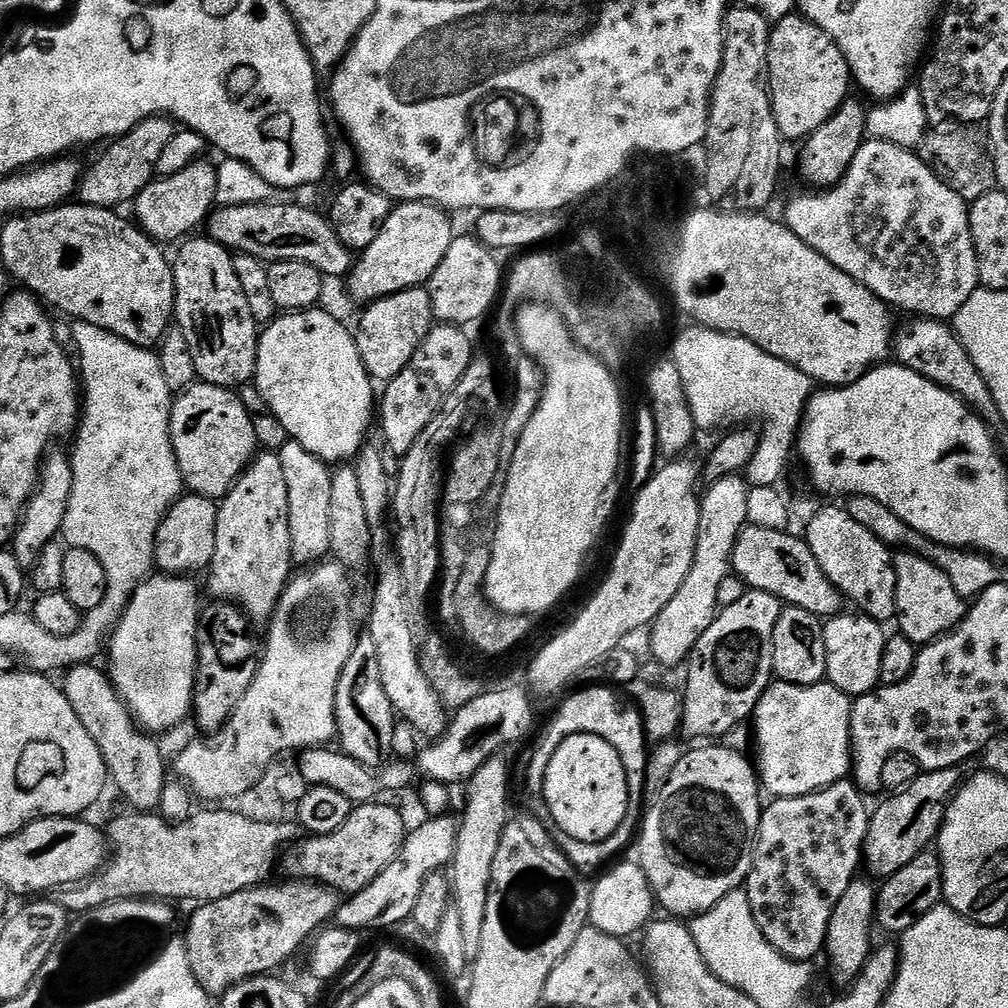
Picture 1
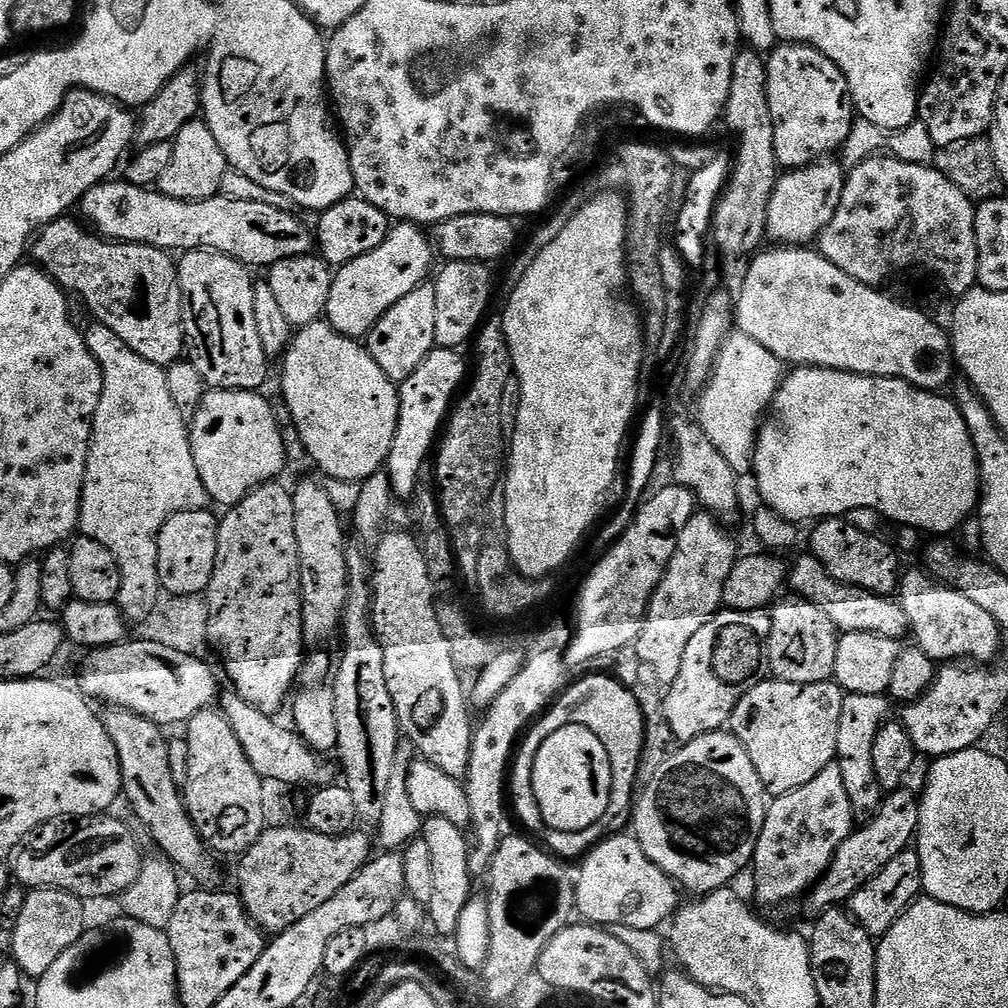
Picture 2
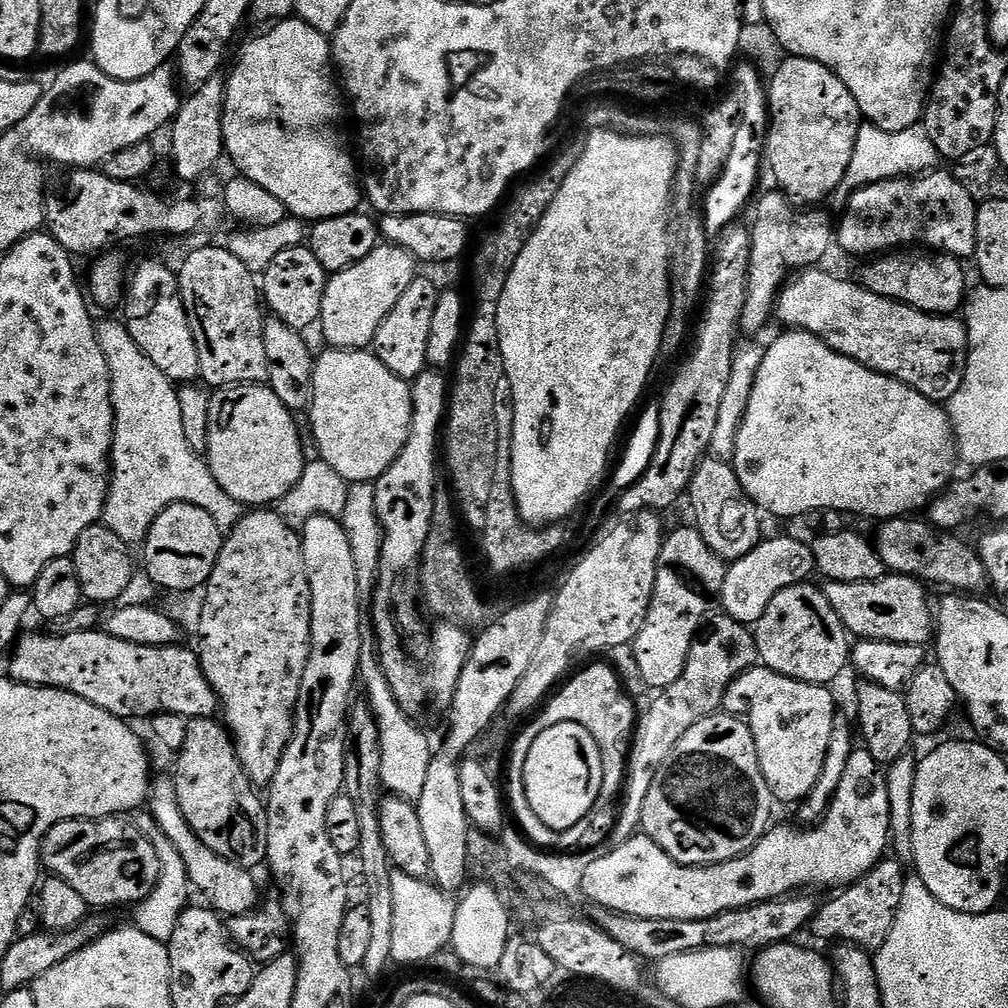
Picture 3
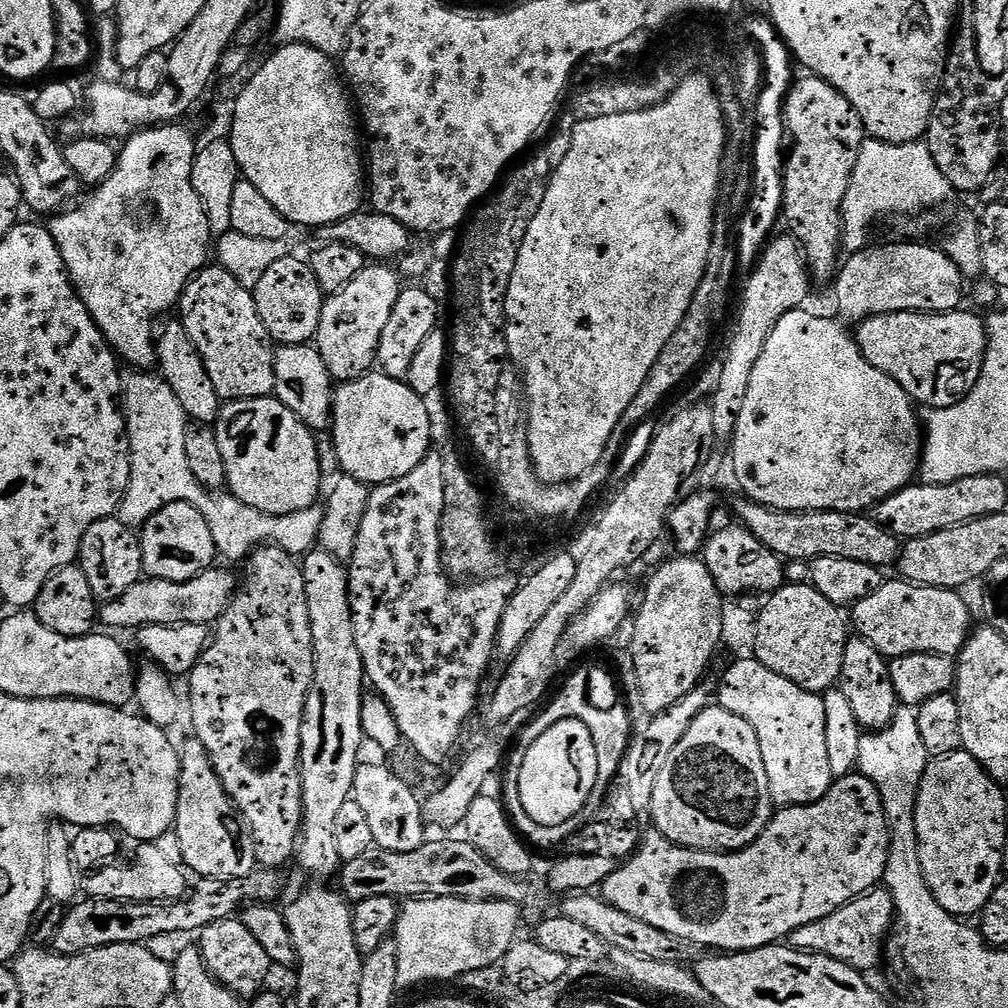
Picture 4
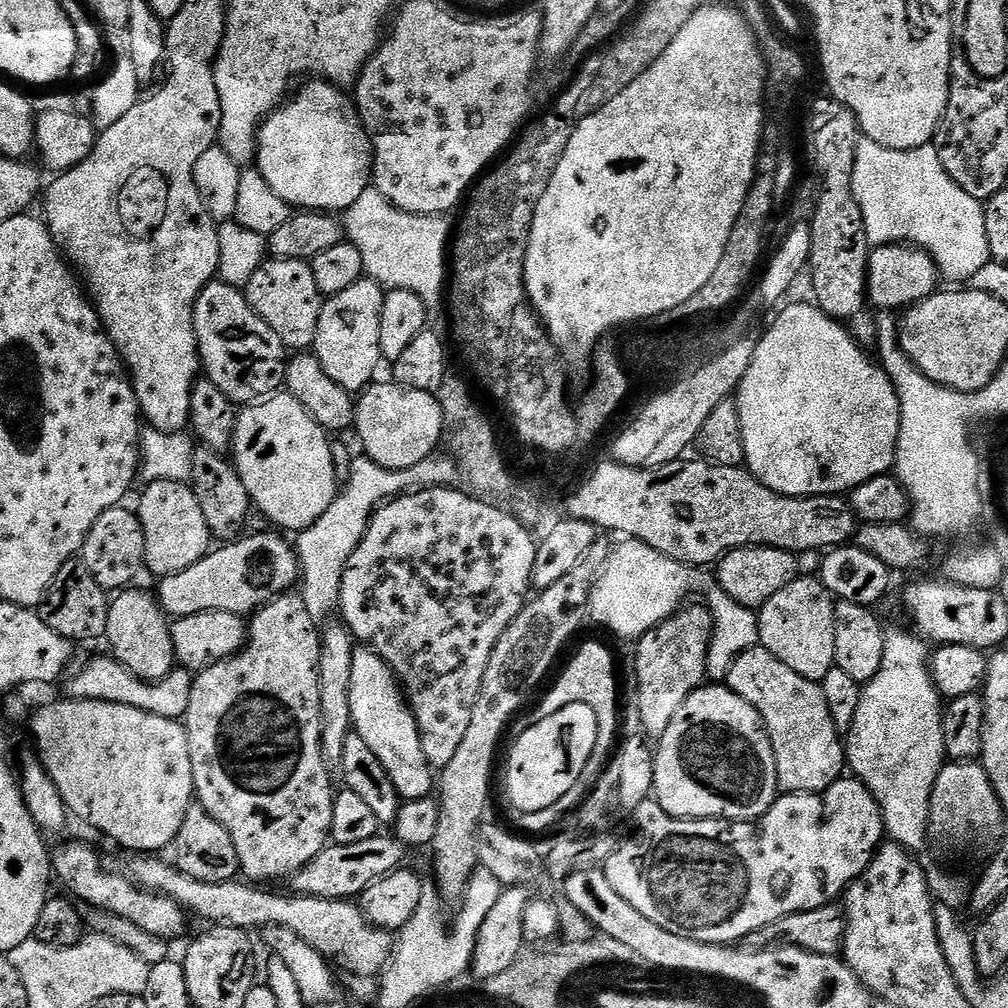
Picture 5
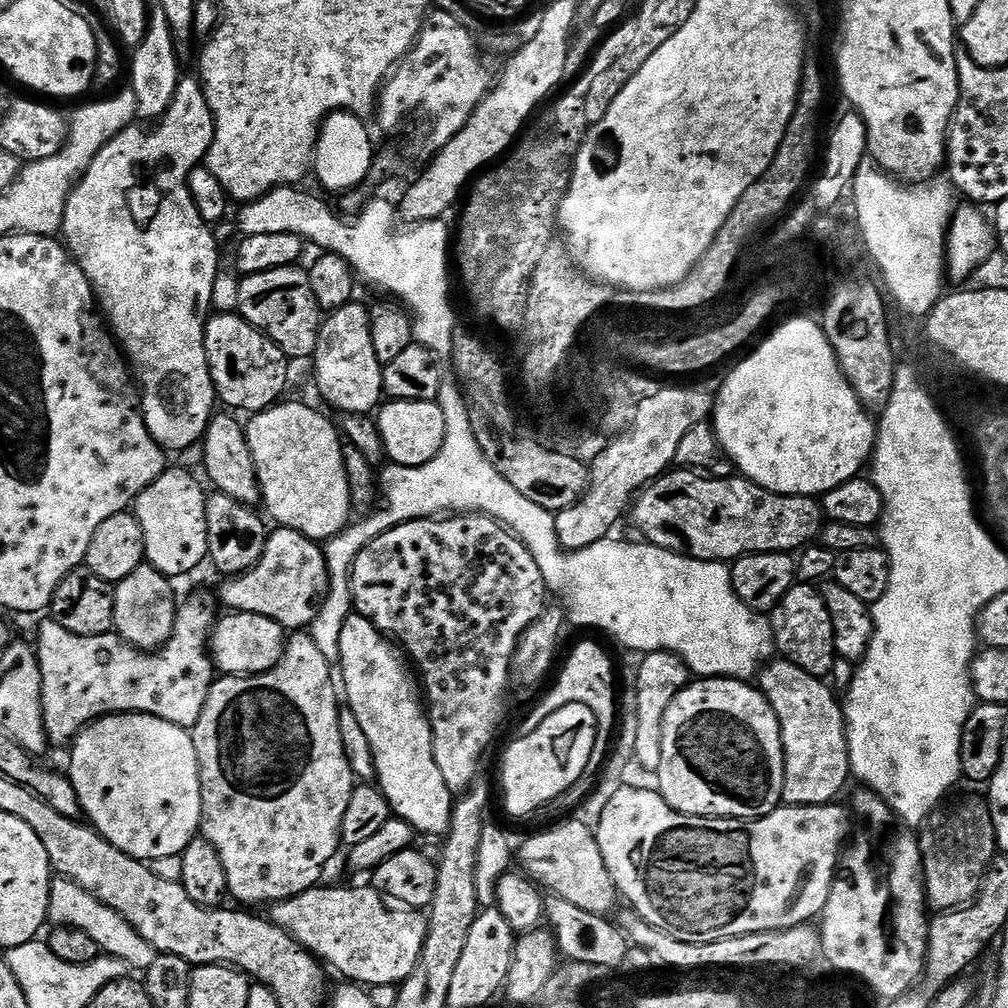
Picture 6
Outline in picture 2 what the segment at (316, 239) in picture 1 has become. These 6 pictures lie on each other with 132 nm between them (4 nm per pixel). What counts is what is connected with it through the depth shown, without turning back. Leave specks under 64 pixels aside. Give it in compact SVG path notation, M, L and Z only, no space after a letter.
M109 178L104 183L94 186L83 196L80 203L80 211L82 210L85 216L83 219L94 227L99 235L109 240L119 240L128 244L149 244L165 250L207 248L226 254L242 265L261 270L286 258L307 256L313 251L313 229L306 227L296 212L278 210L274 206L265 206L262 202L242 202L223 194L205 200L179 200L152 188L134 186L128 183L127 179L116 179Z

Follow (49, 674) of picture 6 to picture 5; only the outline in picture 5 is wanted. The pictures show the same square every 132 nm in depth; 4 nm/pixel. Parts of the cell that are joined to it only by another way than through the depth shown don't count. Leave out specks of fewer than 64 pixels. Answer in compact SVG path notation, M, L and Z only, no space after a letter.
M107 655L104 656L98 657L97 660L90 661L89 664L69 682L67 695L71 697L71 699L101 700L102 702L125 704L126 706L134 706L143 712L158 714L162 718L170 718L171 720L180 720L186 714L186 710L190 706L190 690L192 689L194 679L193 673L187 672L184 668L177 667L166 678L149 682L139 680L134 674L127 672L117 660L111 659Z

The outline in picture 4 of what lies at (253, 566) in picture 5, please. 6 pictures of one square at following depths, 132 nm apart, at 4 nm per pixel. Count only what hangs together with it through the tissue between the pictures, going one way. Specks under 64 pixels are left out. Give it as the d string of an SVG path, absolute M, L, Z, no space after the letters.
M213 566L205 572L199 572L194 578L186 582L166 582L165 580L153 580L151 578L142 578L122 598L114 598L101 603L98 608L98 620L101 625L105 624L105 629L116 630L112 628L132 628L139 630L145 628L148 624L185 624L194 622L195 624L215 625L216 621L224 612L225 606L232 601L234 593L238 588L238 580L231 576L226 569L221 566Z

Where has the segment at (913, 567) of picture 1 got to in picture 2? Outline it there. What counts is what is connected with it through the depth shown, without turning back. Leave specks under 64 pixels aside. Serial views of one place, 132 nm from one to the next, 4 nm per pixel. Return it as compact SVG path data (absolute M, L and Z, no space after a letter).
M905 571L898 585L898 599L908 619L910 636L930 659L937 662L992 662L999 654L1002 629L996 619L977 603L970 602L966 594L937 582L927 571Z

